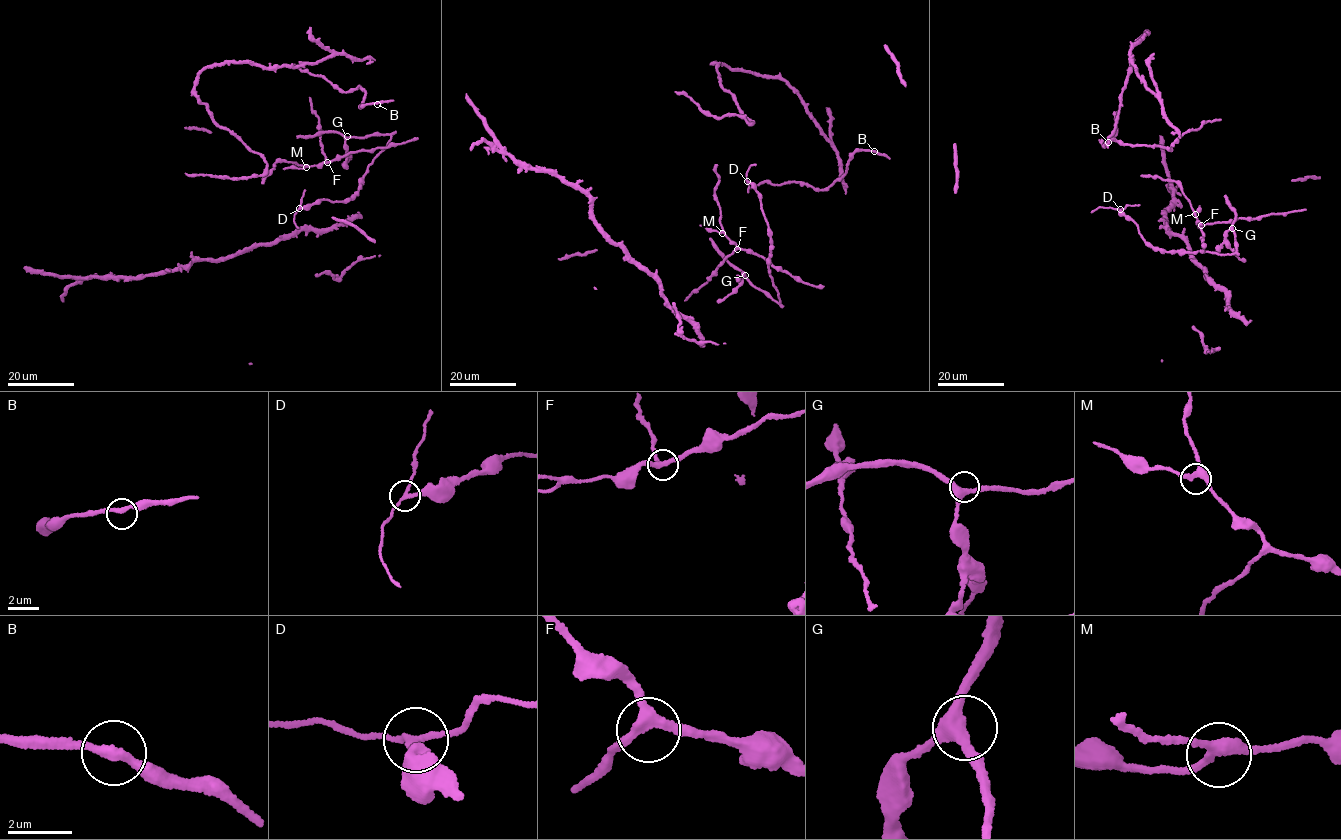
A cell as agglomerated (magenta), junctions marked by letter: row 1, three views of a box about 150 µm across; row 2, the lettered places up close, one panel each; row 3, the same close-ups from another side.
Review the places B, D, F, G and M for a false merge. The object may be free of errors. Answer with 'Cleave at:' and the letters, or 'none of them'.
Cleave at: D

